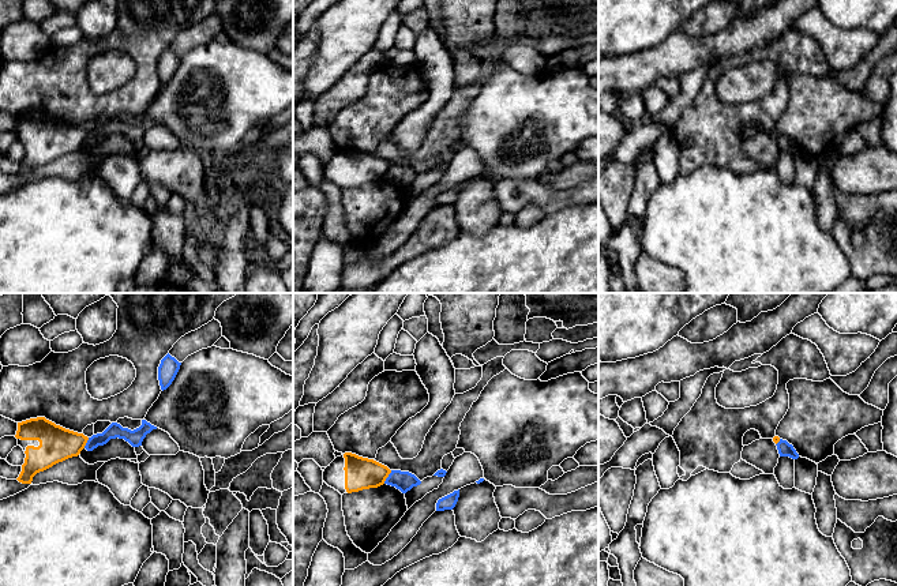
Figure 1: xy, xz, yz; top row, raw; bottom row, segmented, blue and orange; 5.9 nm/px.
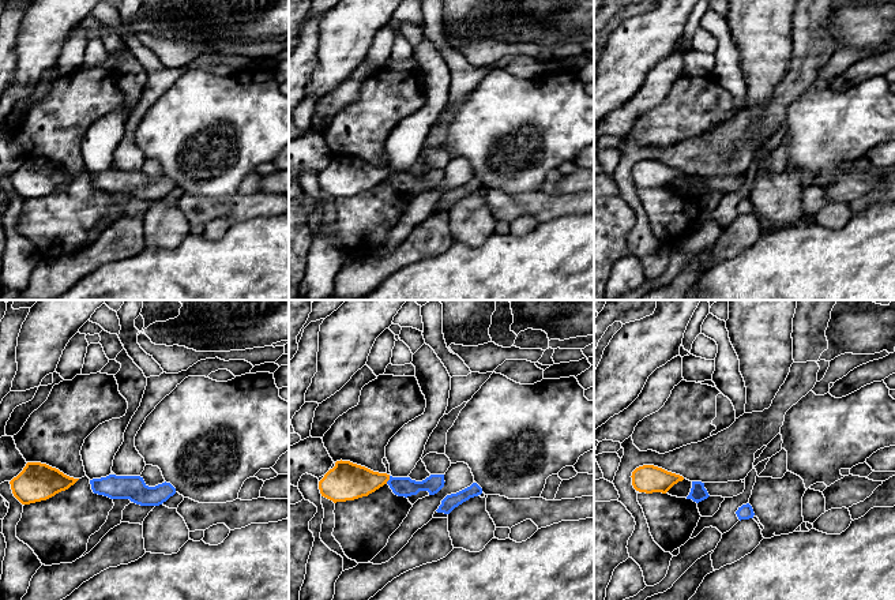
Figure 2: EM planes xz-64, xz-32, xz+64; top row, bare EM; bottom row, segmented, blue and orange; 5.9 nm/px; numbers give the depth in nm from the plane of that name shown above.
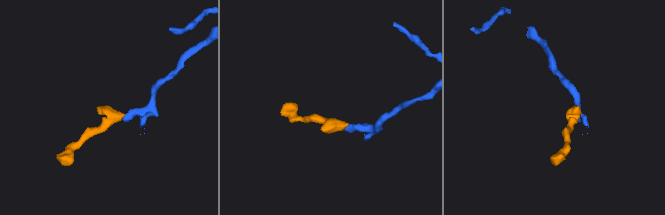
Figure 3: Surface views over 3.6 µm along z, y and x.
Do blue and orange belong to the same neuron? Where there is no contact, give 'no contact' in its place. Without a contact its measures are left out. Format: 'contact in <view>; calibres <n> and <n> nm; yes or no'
contact in xz; calibres 120 and 190 nm; no

